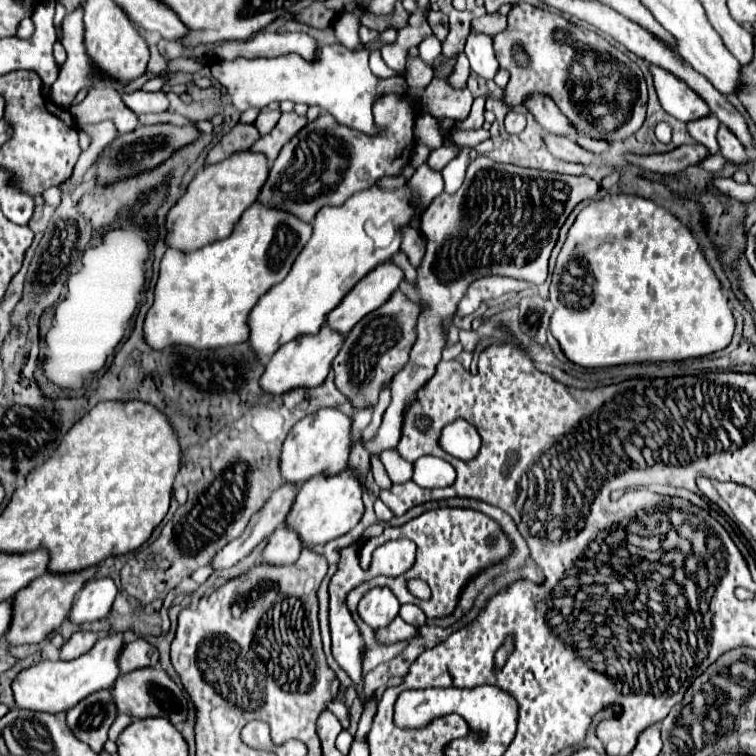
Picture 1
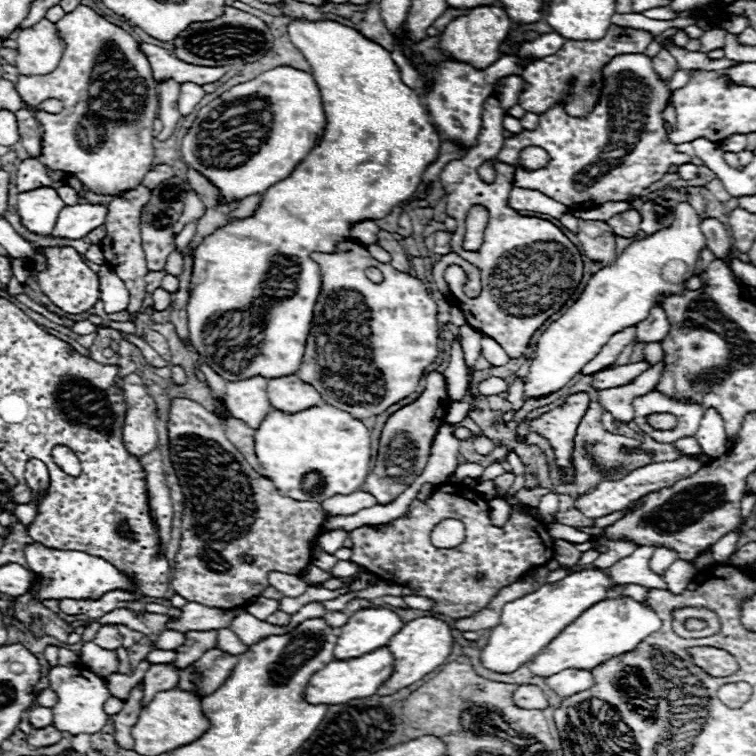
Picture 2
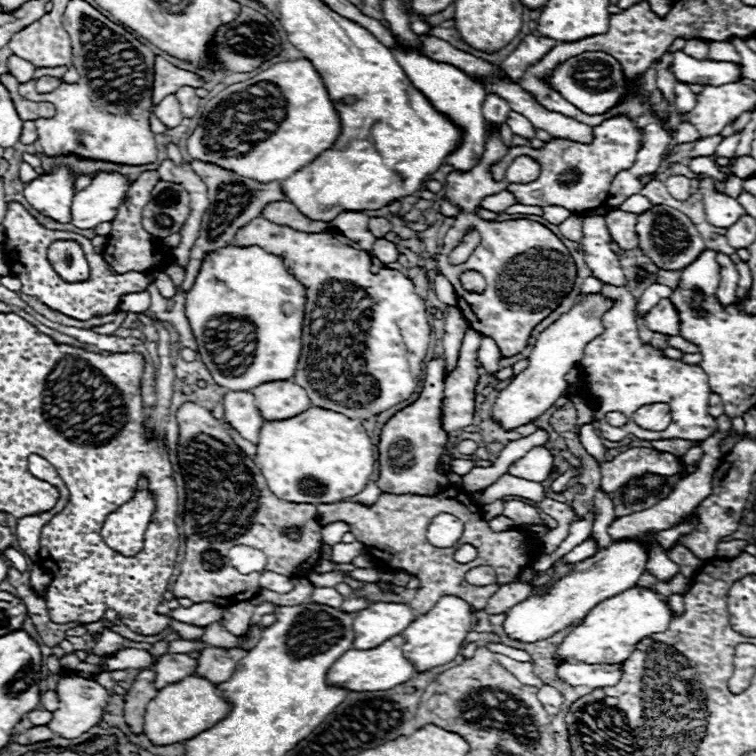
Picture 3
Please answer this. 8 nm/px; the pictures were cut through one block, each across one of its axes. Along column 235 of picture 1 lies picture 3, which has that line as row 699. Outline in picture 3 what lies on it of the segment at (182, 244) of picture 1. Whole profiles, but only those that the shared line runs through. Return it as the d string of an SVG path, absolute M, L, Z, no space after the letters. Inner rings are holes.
M186 676L180 682L168 684L162 690L158 690L158 696L148 704L148 710L144 716L144 734L156 746L176 744L182 740L190 740L196 734L214 726L216 722L224 720L230 710L232 710L230 702L226 702L218 694L216 684L206 682L206 678L202 676Z

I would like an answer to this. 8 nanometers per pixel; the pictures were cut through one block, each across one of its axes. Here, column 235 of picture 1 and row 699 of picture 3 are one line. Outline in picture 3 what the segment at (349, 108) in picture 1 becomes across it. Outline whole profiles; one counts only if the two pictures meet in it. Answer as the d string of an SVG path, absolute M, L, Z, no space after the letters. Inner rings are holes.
M64 672L60 676L58 682L58 698L60 698L60 706L54 712L52 720L46 724L54 734L62 736L62 738L78 738L80 734L88 732L94 724L100 722L102 718L102 710L106 708L106 700L108 700L108 692L94 680L84 680L80 676L76 676L74 672Z

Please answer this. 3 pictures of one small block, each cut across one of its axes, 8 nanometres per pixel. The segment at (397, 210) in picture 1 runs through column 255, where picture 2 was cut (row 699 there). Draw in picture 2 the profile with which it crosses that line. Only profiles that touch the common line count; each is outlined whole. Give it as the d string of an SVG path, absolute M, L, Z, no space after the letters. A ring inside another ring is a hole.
M386 646L368 652L360 658L332 660L328 666L318 670L310 678L310 684L306 688L306 700L312 704L342 704L354 698L366 698L376 694L376 690L386 682L390 674L394 674L394 658Z

